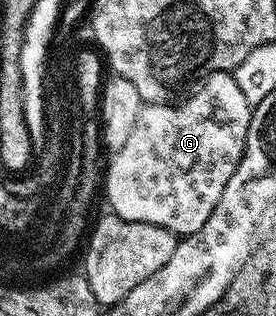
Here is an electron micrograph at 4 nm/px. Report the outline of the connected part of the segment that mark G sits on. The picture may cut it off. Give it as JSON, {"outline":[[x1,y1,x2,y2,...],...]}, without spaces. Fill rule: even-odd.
{"outline":[[213,71,200,83,203,84,180,107,174,107,171,101,143,106,137,125,133,125,133,133,129,133,125,145,110,156,111,164,105,167,105,189,107,185,107,199,114,214,129,221,164,227,182,237,197,233,213,213,225,183,242,159,253,105,245,101,245,93,241,93,241,85,237,85,234,74]]}

